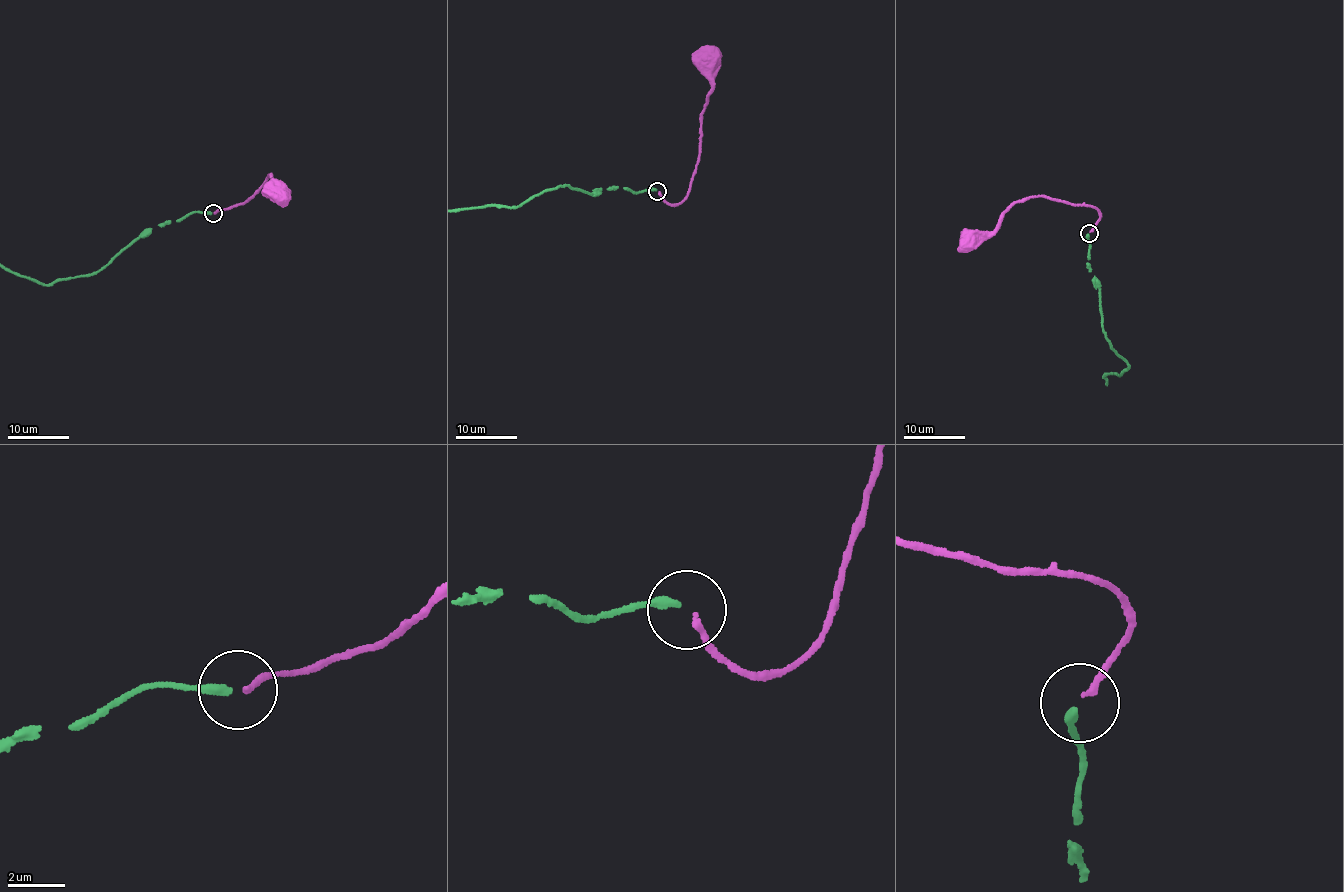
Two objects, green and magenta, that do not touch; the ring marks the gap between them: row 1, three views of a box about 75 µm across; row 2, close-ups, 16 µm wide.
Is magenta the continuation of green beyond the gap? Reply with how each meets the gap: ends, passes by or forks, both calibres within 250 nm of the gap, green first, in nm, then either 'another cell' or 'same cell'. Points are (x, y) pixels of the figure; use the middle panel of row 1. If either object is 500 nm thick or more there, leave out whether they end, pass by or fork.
green ends; magenta ends; calibres 320 and 200 nm; same cell

